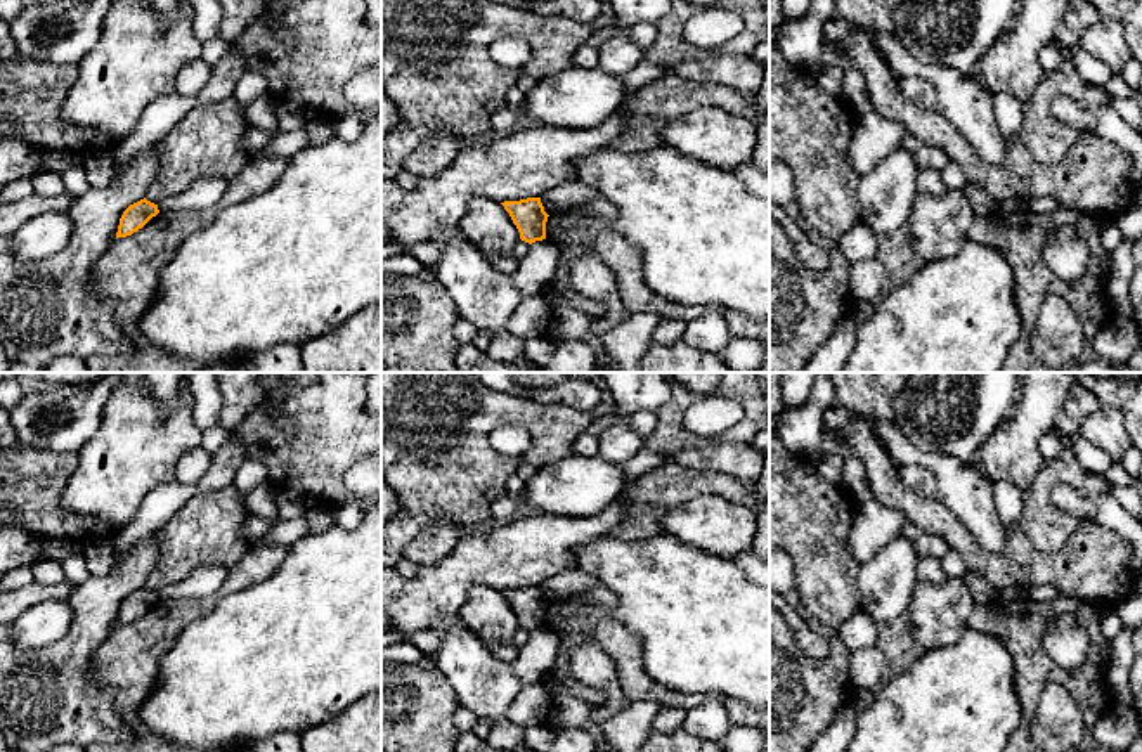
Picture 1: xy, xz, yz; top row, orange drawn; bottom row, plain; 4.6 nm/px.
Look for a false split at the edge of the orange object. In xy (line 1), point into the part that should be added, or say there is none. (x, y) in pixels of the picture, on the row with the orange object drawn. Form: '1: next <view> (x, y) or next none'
1: next none

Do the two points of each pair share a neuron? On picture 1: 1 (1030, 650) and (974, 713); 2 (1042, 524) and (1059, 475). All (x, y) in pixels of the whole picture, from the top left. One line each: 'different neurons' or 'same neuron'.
1: different neurons
2: same neuron

